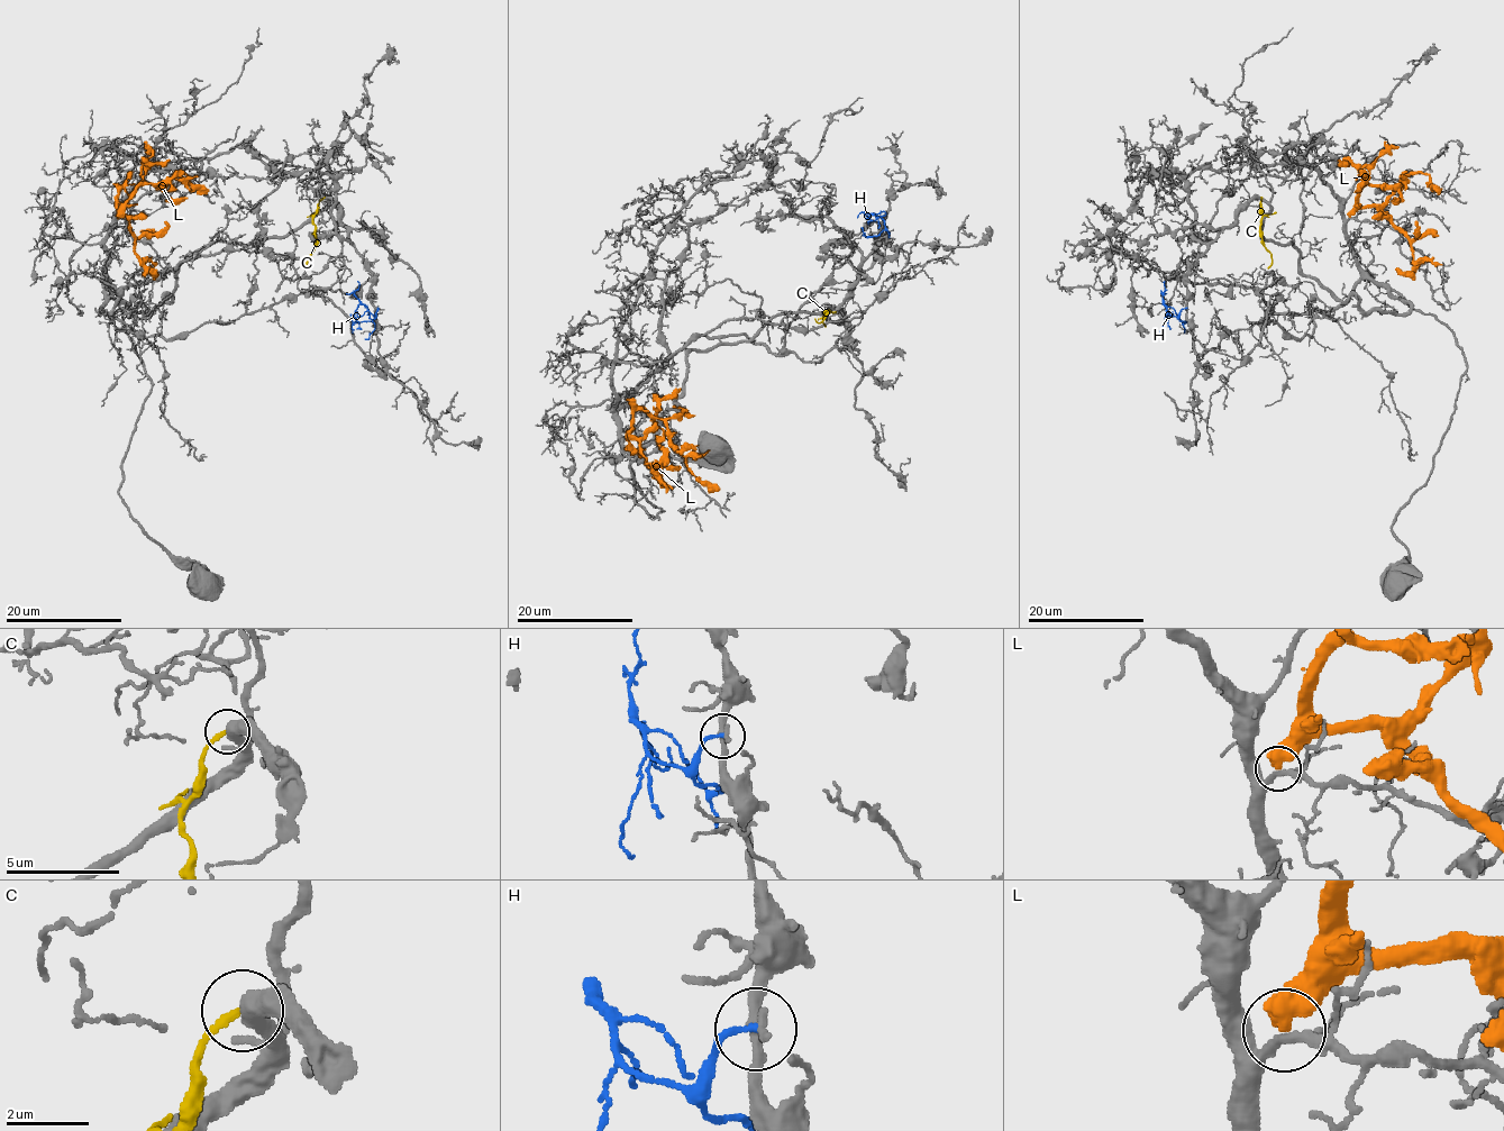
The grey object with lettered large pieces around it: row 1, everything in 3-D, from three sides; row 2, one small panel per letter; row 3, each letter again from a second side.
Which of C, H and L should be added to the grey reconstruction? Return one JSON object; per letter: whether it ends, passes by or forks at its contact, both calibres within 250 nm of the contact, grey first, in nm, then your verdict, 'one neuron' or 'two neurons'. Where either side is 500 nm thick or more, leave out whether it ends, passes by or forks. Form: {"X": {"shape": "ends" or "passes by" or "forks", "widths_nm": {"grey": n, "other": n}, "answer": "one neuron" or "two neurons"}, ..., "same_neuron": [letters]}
{"C": {"shape": "ends", "widths_nm": {"grey": 440, "other": 190}, "answer": "two neurons"}, "H": {"shape": "ends", "widths_nm": {"grey": 240, "other": 170}, "answer": "two neurons"}, "L": {"widths_nm": {"grey": 200, "other": 700}, "answer": "two neurons"}, "same_neuron": []}

